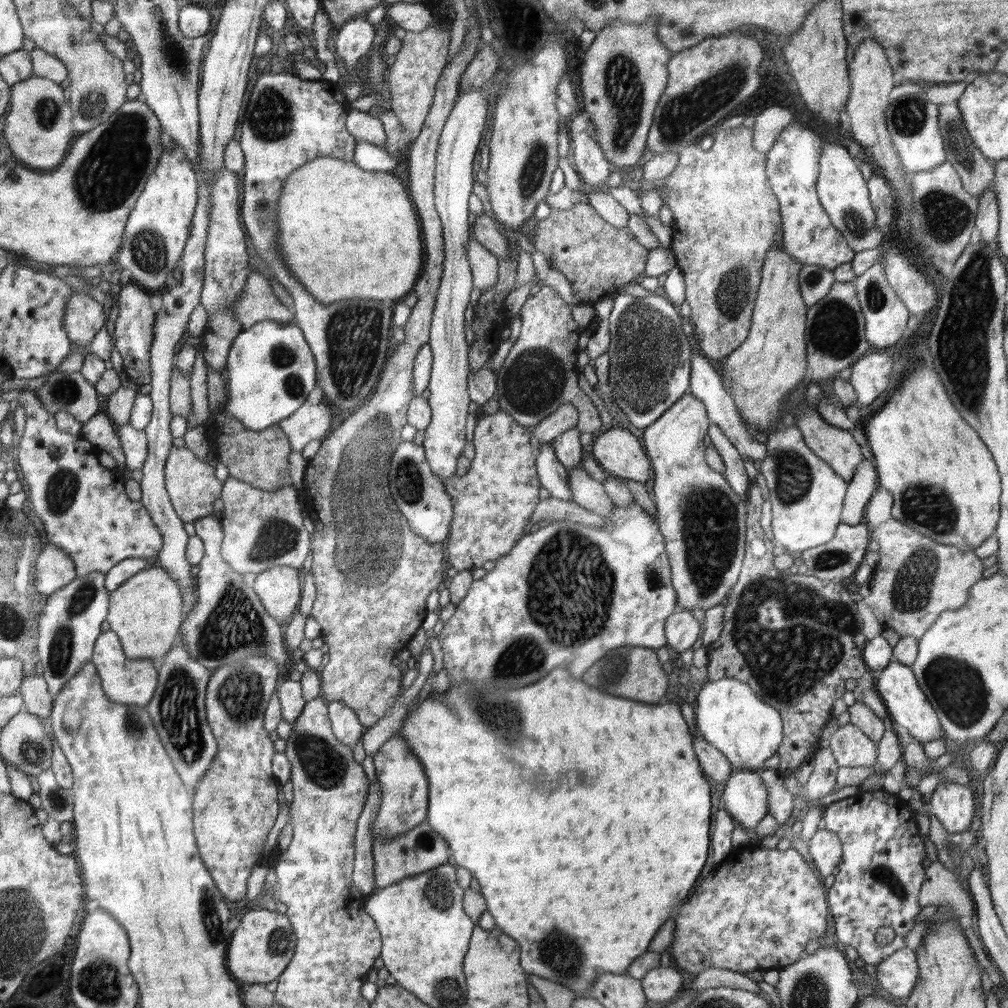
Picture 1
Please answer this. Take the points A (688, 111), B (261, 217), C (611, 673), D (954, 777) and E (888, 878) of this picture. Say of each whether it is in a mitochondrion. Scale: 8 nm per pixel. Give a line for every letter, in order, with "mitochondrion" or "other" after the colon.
A: mitochondrion
B: mitochondrion
C: mitochondrion
D: other
E: mitochondrion

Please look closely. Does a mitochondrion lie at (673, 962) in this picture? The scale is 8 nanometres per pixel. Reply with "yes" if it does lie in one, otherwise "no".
no

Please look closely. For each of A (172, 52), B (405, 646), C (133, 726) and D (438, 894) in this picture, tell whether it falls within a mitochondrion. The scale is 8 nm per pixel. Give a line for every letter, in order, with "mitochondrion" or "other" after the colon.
A: mitochondrion
B: other
C: mitochondrion
D: mitochondrion

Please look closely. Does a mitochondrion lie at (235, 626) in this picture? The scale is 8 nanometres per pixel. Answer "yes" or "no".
yes

